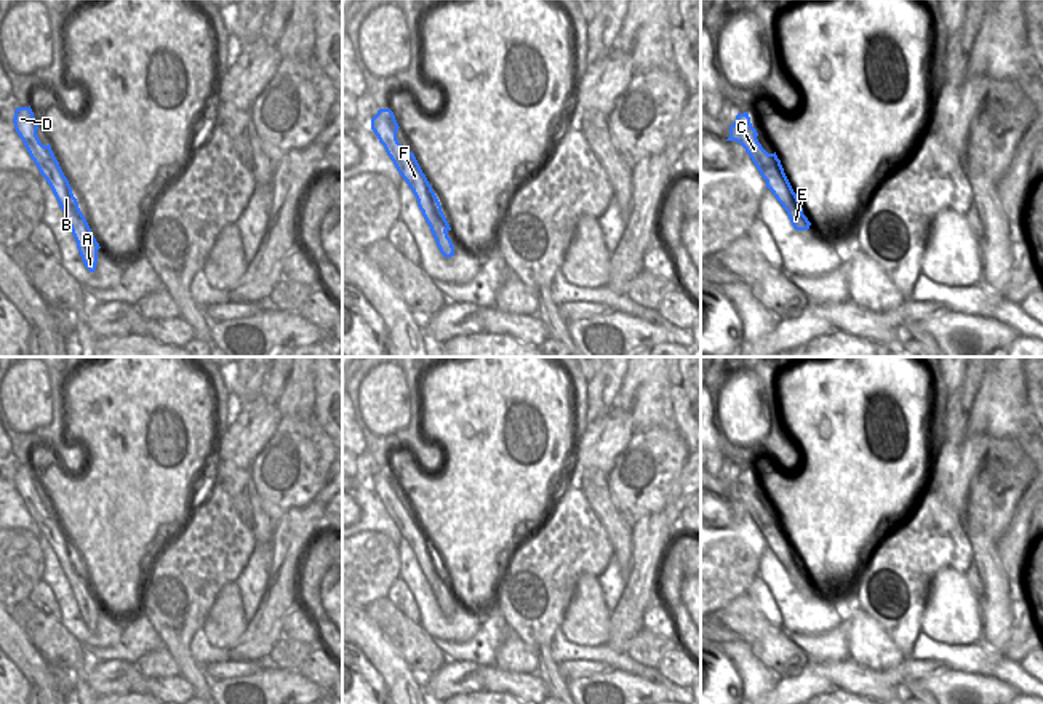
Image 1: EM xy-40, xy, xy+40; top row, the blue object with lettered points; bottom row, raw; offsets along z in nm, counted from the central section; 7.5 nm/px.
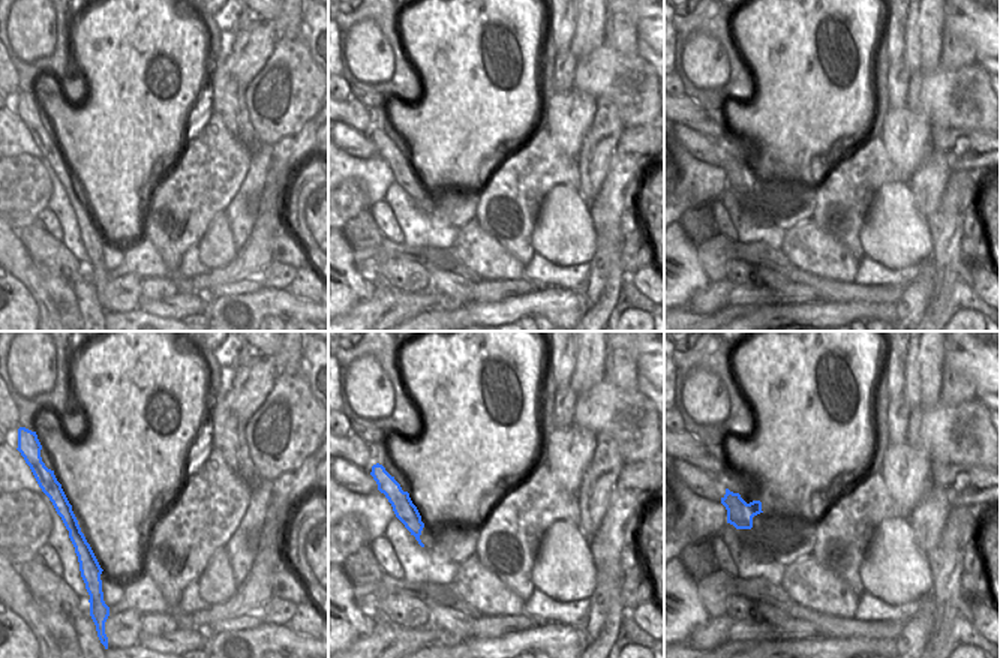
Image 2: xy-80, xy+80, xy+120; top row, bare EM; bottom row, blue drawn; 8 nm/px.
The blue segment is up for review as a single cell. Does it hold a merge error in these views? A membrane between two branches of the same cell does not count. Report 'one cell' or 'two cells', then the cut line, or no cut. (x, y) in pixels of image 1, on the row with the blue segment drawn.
one cell; no cut

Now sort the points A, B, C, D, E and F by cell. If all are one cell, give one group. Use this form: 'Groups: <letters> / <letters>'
Groups: A B C D E F

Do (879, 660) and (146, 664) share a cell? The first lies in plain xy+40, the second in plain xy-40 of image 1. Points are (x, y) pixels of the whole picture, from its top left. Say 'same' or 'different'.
same

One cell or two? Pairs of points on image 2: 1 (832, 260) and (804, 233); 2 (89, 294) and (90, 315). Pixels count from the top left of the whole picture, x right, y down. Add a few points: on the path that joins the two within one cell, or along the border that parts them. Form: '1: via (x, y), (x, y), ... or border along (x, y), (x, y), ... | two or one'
1: via (825, 254), (811, 240) | one
2: via (89, 299), (90, 311) | one

